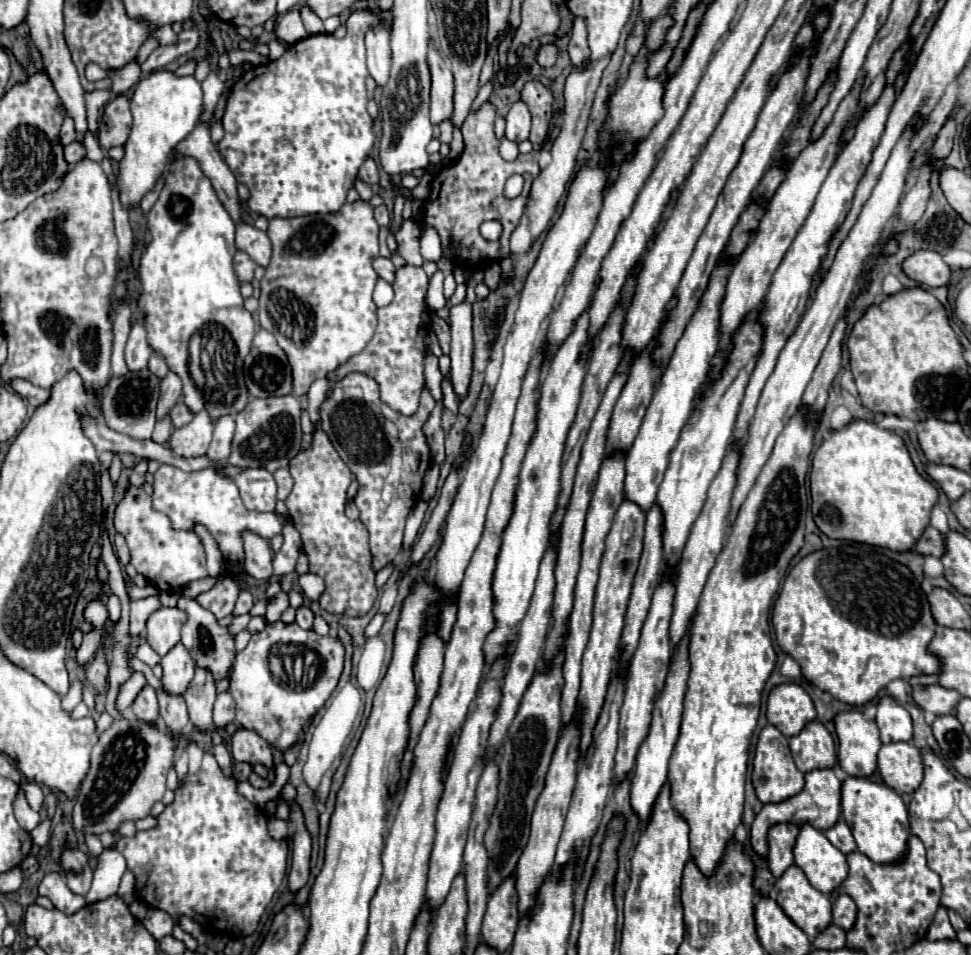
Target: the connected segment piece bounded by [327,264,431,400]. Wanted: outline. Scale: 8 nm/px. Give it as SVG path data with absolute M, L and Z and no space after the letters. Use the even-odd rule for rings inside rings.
M405 264L397 268L395 280L393 280L393 290L395 298L389 306L379 308L379 326L375 330L375 336L369 340L369 344L349 358L345 364L341 364L337 370L327 374L327 380L331 382L329 394L333 392L333 386L343 380L351 372L363 372L367 376L375 376L381 392L385 394L385 400L393 400L393 388L399 388L399 400L407 400L409 394L421 396L425 388L425 378L423 378L423 360L425 360L425 338L429 330L429 308L425 304L425 292L427 292L427 282L429 276L425 274L423 268Z

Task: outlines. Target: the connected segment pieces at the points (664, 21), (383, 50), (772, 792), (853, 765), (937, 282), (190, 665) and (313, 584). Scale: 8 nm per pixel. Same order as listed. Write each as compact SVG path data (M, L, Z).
M661 16L659 20L655 20L655 22L651 22L647 26L647 40L645 40L645 44L647 44L649 50L657 50L657 46L661 46L661 42L665 38L665 30L669 30L671 24L673 24L673 20L669 16Z
M371 28L365 34L367 48L367 68L379 86L385 86L389 80L391 66L391 48L389 48L389 32L385 28Z
M767 724L757 740L757 750L755 750L755 760L753 760L753 774L751 774L751 782L755 788L757 798L767 804L767 802L781 802L793 794L797 794L805 780L803 774L797 770L791 752L789 752L789 738L783 736L775 726Z
M845 710L835 716L835 732L839 738L839 766L849 776L869 776L877 768L877 752L881 748L879 730L859 710Z
M917 250L903 260L903 272L925 286L945 286L951 276L951 268L933 250Z
M179 642L175 644L163 658L161 658L161 666L163 666L163 686L165 690L169 690L171 694L183 694L187 684L193 678L193 670L195 670L195 662L189 654L189 650Z
M311 572L299 576L299 586L301 586L301 590L305 592L307 598L317 598L317 596L321 596L321 590L325 588L323 580L321 580L317 574L311 574Z

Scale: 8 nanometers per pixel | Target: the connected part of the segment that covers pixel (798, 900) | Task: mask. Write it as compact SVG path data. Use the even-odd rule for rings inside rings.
M789 866L777 878L773 890L777 904L807 936L817 936L831 924L829 896L813 888L799 866Z

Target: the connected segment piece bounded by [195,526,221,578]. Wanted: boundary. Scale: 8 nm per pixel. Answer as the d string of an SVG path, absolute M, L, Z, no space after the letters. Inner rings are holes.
M195 526L197 534L203 538L205 542L205 552L207 552L207 570L217 578L221 572L221 554L217 550L217 542L213 542L211 534L203 528L203 526Z

